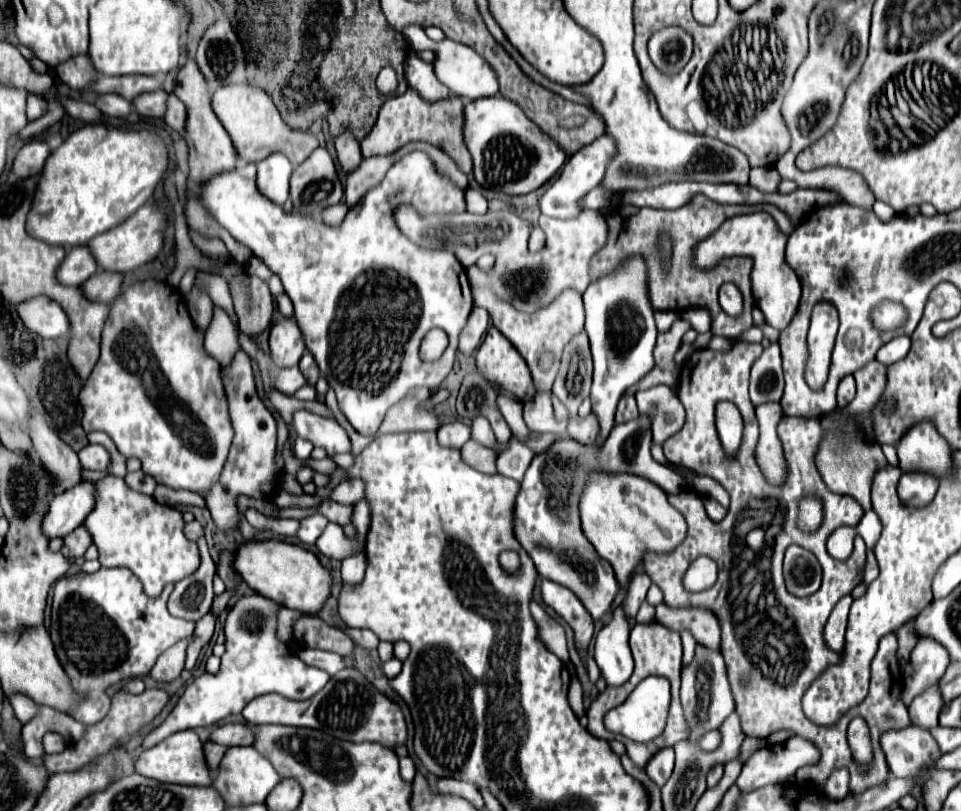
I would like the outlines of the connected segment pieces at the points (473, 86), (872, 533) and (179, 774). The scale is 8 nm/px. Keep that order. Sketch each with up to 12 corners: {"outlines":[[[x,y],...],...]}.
{"outlines":[[[403,28],[413,50],[433,50],[435,74],[463,100],[495,96],[497,72],[471,46]],[[867,510],[857,526],[866,548],[873,550],[882,524],[874,510]],[[175,732],[141,754],[135,772],[211,786],[203,742]]]}

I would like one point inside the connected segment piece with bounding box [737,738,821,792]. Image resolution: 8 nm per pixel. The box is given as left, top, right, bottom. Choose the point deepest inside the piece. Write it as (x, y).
(779, 762)

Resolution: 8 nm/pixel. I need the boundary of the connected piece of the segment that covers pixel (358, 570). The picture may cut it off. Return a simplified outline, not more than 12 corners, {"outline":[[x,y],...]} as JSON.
{"outline":[[349,556],[341,566],[345,580],[363,580],[365,556]]}

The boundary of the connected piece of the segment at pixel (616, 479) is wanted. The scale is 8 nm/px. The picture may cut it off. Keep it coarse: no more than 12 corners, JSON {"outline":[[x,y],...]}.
{"outline":[[591,470],[585,538],[627,586],[647,550],[687,532],[667,494],[637,474]]}

